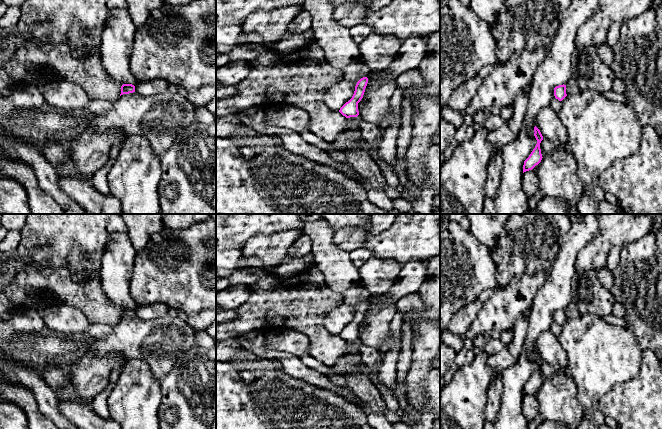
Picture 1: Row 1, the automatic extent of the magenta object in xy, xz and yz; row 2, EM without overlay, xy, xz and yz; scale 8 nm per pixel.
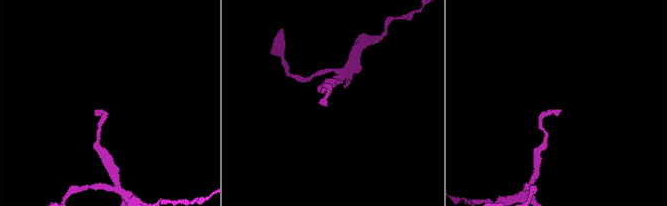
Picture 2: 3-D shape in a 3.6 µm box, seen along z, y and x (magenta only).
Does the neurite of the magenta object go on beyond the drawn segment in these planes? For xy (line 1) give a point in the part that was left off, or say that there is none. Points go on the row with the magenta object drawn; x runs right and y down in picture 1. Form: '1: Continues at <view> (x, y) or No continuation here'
1: No continuation here

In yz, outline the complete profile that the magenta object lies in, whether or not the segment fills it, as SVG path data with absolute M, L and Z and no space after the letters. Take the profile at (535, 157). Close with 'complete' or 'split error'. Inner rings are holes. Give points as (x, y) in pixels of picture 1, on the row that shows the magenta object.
M535 126L534 127L534 136L537 140L537 144L529 157L524 161L523 173L529 170L532 170L536 165L538 165L542 160L542 154L540 149L540 143L543 140L543 136L540 130Z; complete

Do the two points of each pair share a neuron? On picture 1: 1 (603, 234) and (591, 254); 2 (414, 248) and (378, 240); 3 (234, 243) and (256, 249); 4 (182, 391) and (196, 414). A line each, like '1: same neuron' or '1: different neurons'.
1: same neuron
2: same neuron
3: different neurons
4: same neuron

